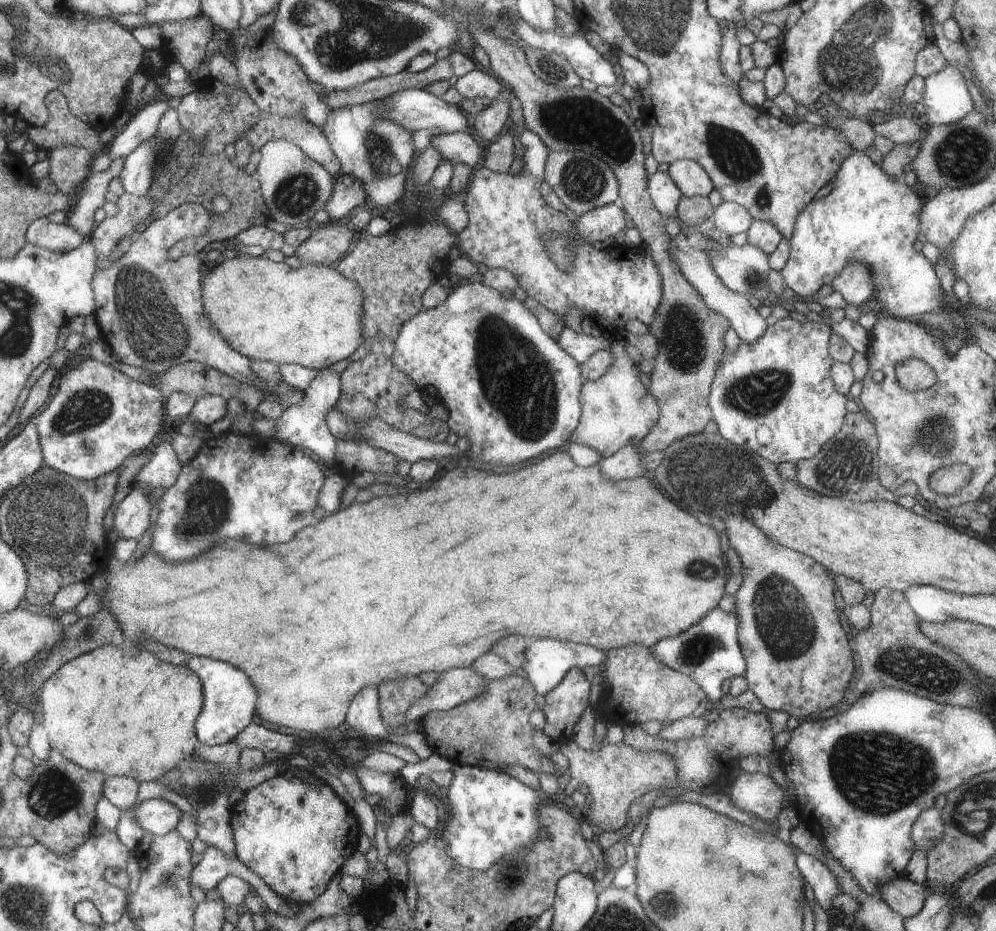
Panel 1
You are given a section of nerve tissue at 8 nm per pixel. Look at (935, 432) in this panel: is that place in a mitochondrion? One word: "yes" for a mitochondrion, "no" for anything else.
yes

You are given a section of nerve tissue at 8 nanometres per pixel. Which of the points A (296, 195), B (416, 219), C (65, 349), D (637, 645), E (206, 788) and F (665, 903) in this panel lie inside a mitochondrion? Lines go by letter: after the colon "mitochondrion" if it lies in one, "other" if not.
A: mitochondrion
B: other
C: other
D: other
E: mitochondrion
F: mitochondrion

